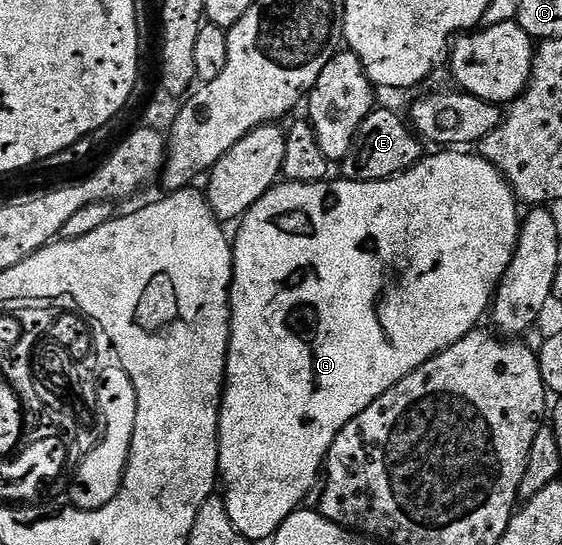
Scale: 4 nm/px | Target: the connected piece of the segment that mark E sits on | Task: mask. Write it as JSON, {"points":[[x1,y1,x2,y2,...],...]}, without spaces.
{"points":[[374,107,373,113,357,127,347,158,340,161,340,175,347,180,386,180,414,168,423,158,423,141,396,112]]}

